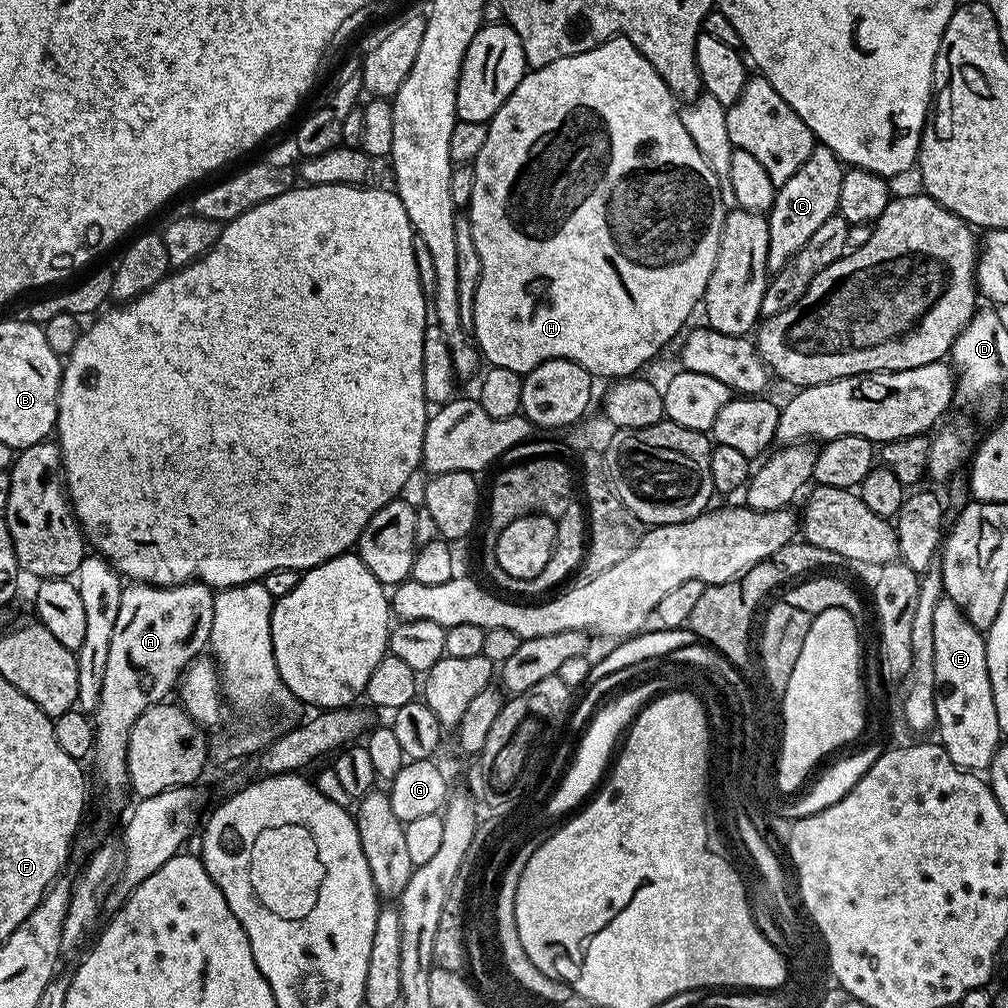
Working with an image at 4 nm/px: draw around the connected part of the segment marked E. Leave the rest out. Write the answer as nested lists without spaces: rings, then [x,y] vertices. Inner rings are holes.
[[[940,600],[934,609],[934,682],[936,683],[936,728],[940,736],[938,742],[950,754],[959,768],[977,774],[987,773],[996,749],[1002,743],[1000,731],[1000,711],[994,706],[992,674],[986,666],[986,636],[958,610],[953,600]]]

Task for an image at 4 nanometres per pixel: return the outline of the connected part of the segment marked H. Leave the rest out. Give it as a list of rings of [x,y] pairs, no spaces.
[[[614,36],[605,44],[582,54],[558,58],[546,66],[531,69],[487,125],[486,142],[482,142],[482,150],[472,168],[474,194],[466,209],[474,230],[474,246],[478,246],[478,258],[482,258],[482,278],[478,282],[470,325],[481,357],[493,368],[521,374],[533,372],[547,360],[569,360],[596,378],[628,378],[639,373],[636,371],[643,364],[650,363],[676,335],[679,337],[685,331],[684,323],[703,301],[718,258],[726,215],[722,194],[718,190],[718,178],[714,170],[706,166],[706,158],[698,154],[694,138],[686,134],[686,126],[682,126],[680,121],[680,108],[671,90],[666,82],[662,82],[658,70],[650,66],[650,62],[628,39]]]

